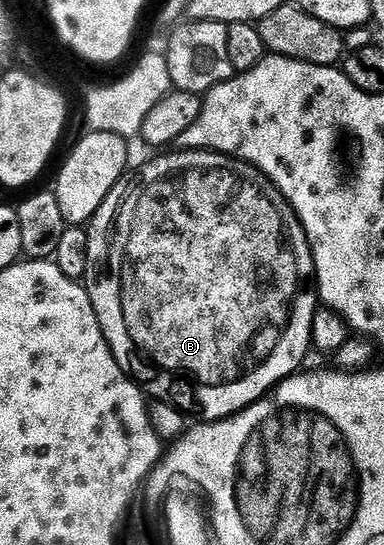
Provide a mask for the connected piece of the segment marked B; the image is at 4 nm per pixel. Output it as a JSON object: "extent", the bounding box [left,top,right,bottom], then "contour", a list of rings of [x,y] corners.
{"extent":[83,151,319,422],"contour":[[[176,151],[154,155],[157,157],[150,164],[142,166],[138,180],[122,178],[111,194],[107,194],[103,206],[99,206],[87,228],[89,241],[83,283],[89,291],[91,306],[99,318],[99,326],[114,358],[138,388],[148,393],[154,401],[171,404],[190,417],[197,416],[193,418],[205,422],[227,420],[261,399],[282,380],[294,375],[304,365],[301,363],[305,355],[311,352],[313,316],[319,307],[313,281],[313,252],[299,218],[285,201],[285,195],[258,168],[246,164],[244,160],[224,156],[222,152]]]}

